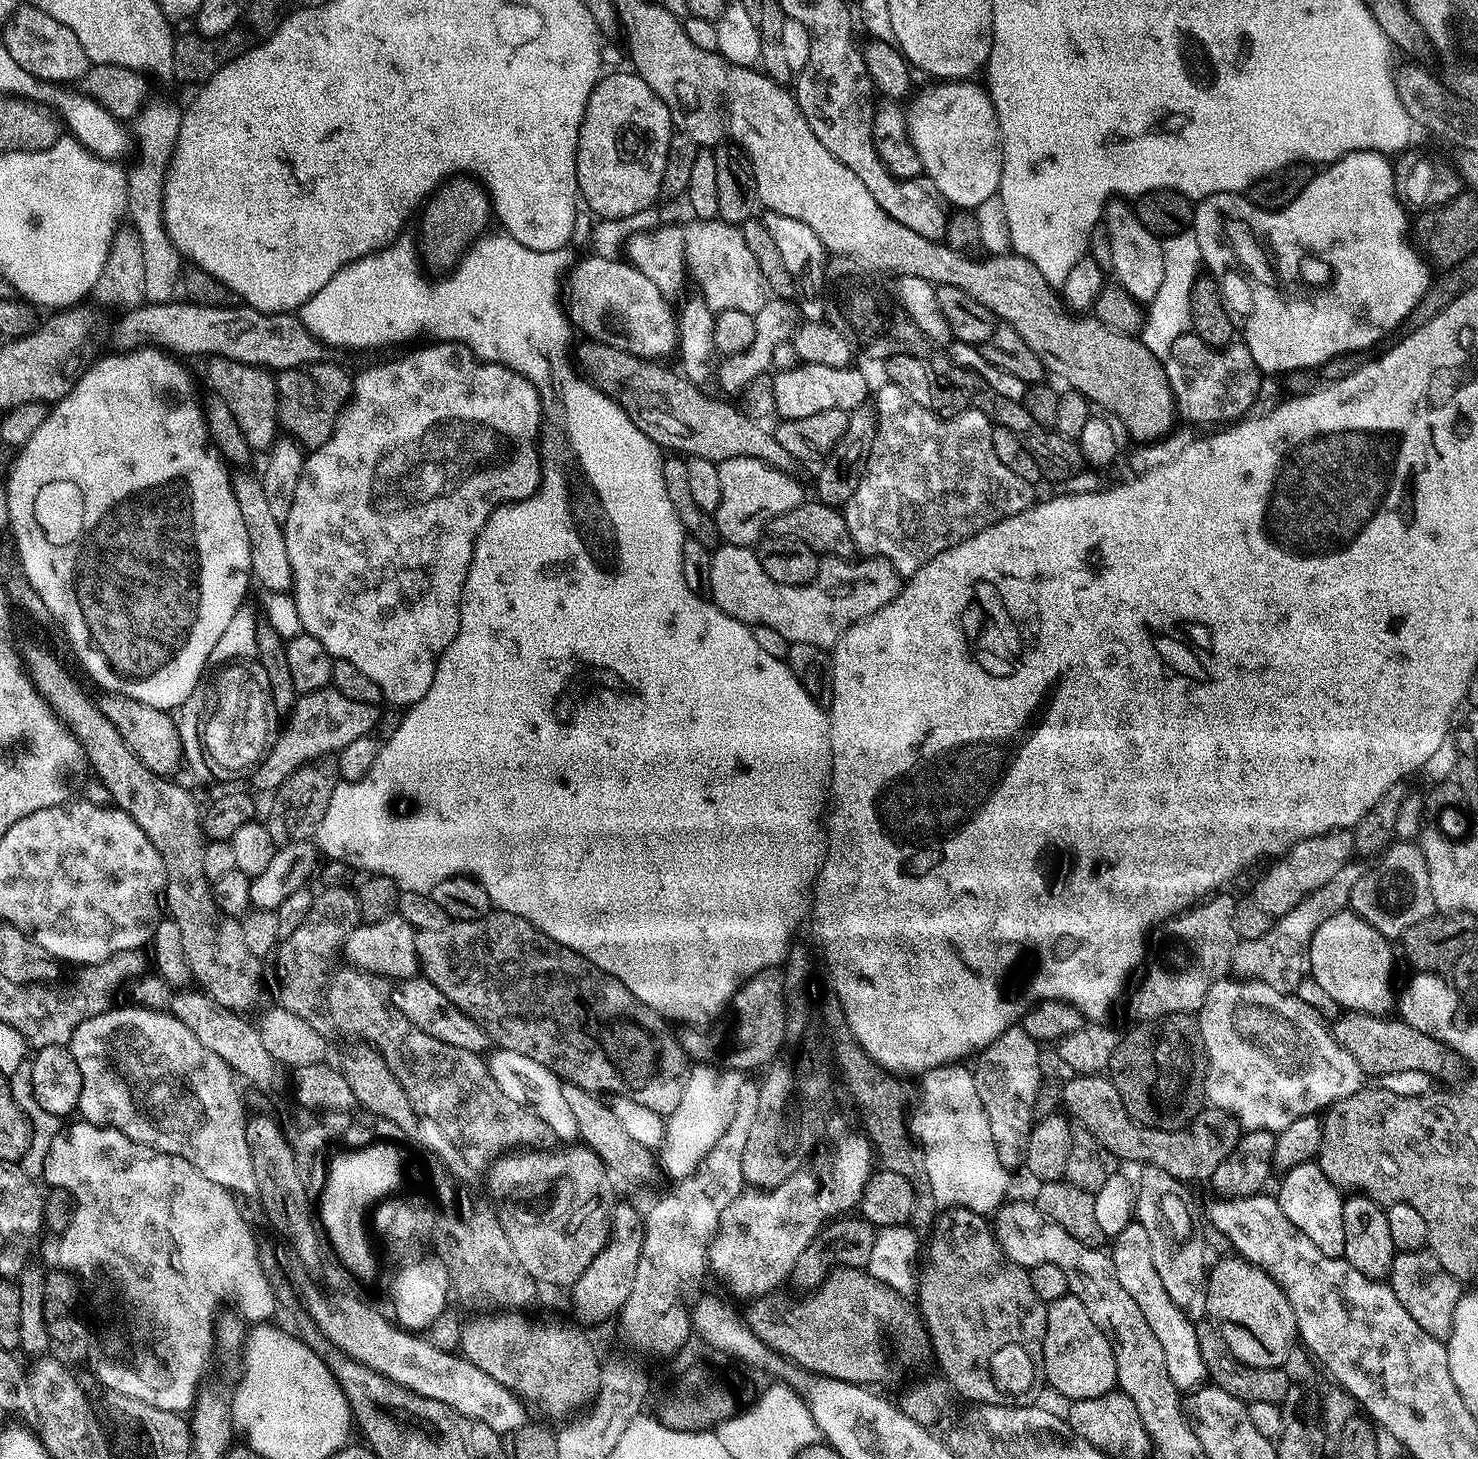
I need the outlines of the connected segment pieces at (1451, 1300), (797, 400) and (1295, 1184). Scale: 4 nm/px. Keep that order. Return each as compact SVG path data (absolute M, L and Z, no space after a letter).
M1432 1251L1397 1252L1392 1259L1390 1287L1394 1290L1398 1302L1406 1306L1406 1314L1410 1314L1410 1318L1414 1318L1414 1322L1418 1322L1418 1326L1422 1326L1426 1334L1445 1342L1451 1338L1454 1310L1462 1298L1462 1284L1450 1274L1446 1274L1446 1266L1438 1262Z
M797 363L795 368L785 372L776 372L774 382L775 415L785 420L806 418L809 414L818 414L818 410L837 408L843 412L861 407L869 399L868 380L856 369L856 366L835 368L822 364Z
M1316 1162L1289 1168L1283 1176L1280 1193L1275 1193L1274 1196L1280 1203L1282 1214L1286 1214L1286 1218L1290 1218L1290 1222L1294 1222L1294 1226L1298 1226L1298 1230L1302 1230L1302 1234L1306 1234L1306 1238L1310 1238L1310 1242L1314 1242L1314 1246L1322 1250L1322 1254L1343 1257L1346 1230L1342 1230L1342 1206L1345 1197L1341 1189L1332 1185L1330 1178L1322 1174L1320 1165Z

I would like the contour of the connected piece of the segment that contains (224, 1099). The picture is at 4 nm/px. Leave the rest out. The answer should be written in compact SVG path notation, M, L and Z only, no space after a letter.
M109 1007L97 1017L82 1022L72 1032L72 1057L78 1062L78 1074L82 1074L79 1115L84 1115L81 1117L87 1123L117 1128L126 1134L126 1138L155 1148L157 1152L186 1158L186 1162L202 1170L210 1182L218 1182L218 1186L237 1197L245 1196L251 1202L255 1201L258 1187L246 1144L246 1111L232 1069L218 1058L218 1054L206 1050L206 1046L202 1046L202 1042L198 1042L198 1038L194 1038L194 1034L190 1034L185 1024L171 1012L131 1007Z

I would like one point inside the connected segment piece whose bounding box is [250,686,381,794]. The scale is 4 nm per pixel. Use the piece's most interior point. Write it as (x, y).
(322, 722)

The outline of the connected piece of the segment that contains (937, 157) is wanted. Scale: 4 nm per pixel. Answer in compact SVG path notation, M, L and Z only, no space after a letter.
M940 82L916 100L907 113L910 139L922 158L923 175L938 186L949 205L975 210L986 198L1000 191L1004 155L1000 149L1000 127L992 97L976 82Z

